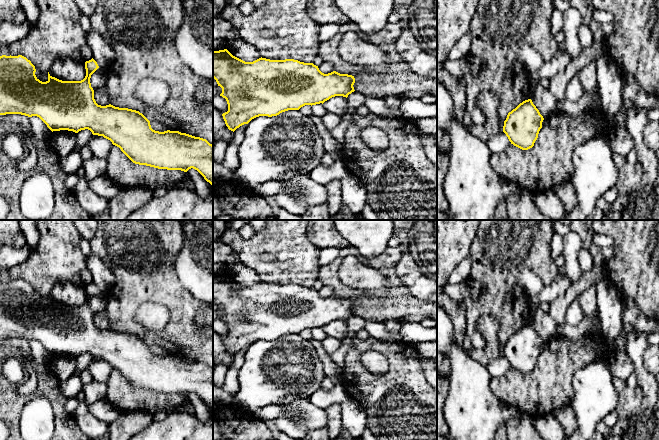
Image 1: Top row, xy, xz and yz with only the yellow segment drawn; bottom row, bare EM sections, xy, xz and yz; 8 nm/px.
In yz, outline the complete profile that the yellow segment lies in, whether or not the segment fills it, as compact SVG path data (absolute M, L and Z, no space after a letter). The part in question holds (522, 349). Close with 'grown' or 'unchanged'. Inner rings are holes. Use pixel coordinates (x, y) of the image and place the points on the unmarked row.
M528 323L508 337L503 356L511 368L522 374L528 374L537 364L543 344L532 324Z; unchanged

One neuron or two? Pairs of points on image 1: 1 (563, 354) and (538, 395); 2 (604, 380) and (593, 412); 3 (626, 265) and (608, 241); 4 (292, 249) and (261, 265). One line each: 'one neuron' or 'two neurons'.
1: one neuron
2: one neuron
3: two neurons
4: one neuron

